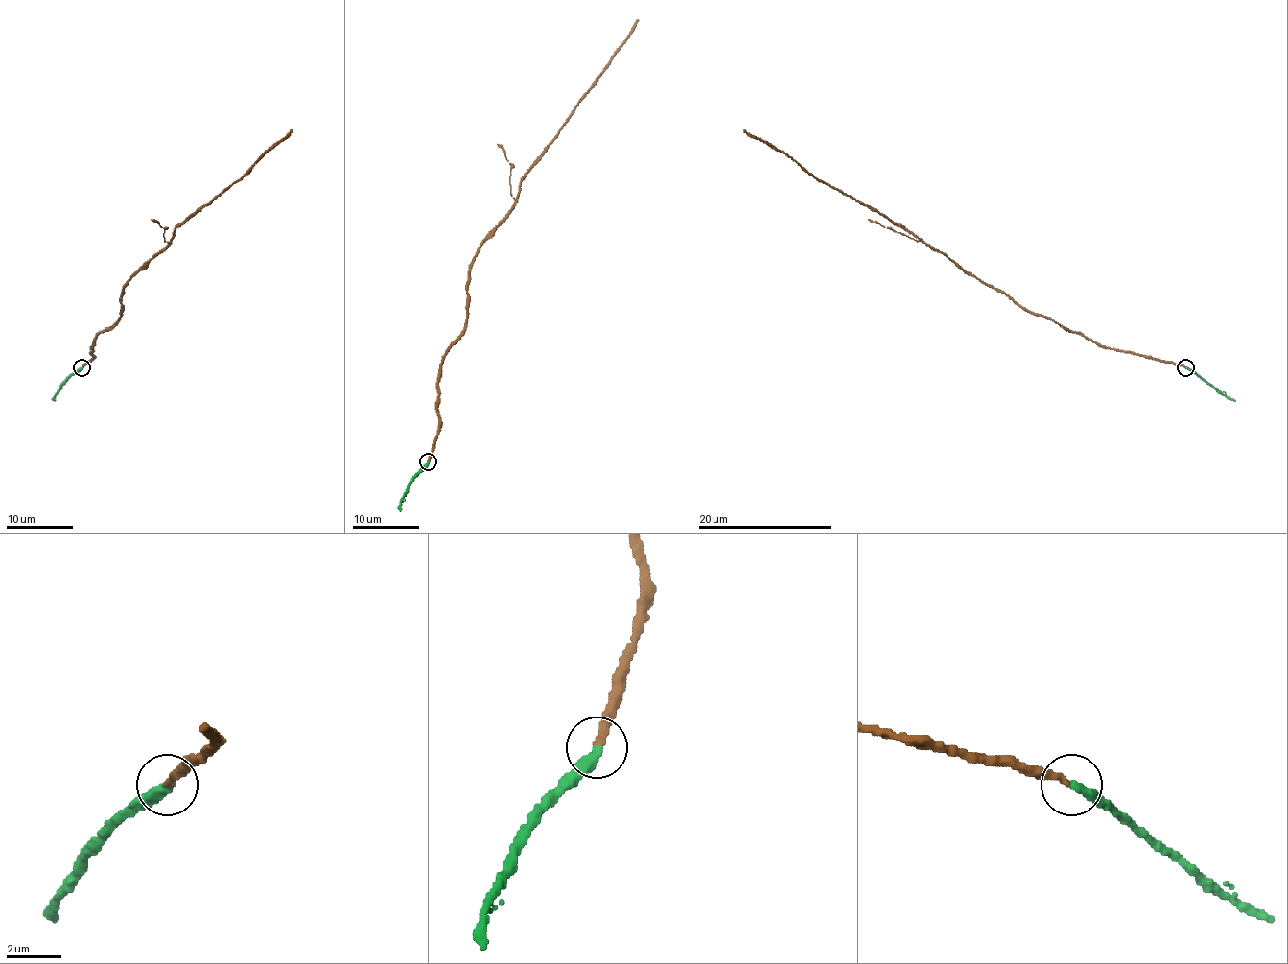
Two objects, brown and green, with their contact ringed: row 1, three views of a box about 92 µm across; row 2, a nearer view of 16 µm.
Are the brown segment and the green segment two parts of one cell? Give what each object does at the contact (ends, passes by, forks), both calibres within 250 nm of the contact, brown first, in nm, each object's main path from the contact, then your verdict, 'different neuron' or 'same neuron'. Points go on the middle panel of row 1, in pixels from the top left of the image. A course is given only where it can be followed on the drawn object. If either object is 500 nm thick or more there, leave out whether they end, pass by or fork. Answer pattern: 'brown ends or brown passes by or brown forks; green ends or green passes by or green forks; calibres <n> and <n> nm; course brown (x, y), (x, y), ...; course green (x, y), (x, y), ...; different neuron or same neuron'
brown ends; green ends; calibres 320 and 380 nm; course brown (428, 460), (437, 434), (439, 364), (464, 329), (474, 255), (514, 203), (519, 182), (534, 160), (638, 20); course green (428, 462), (409, 485), (401, 510); same neuron

